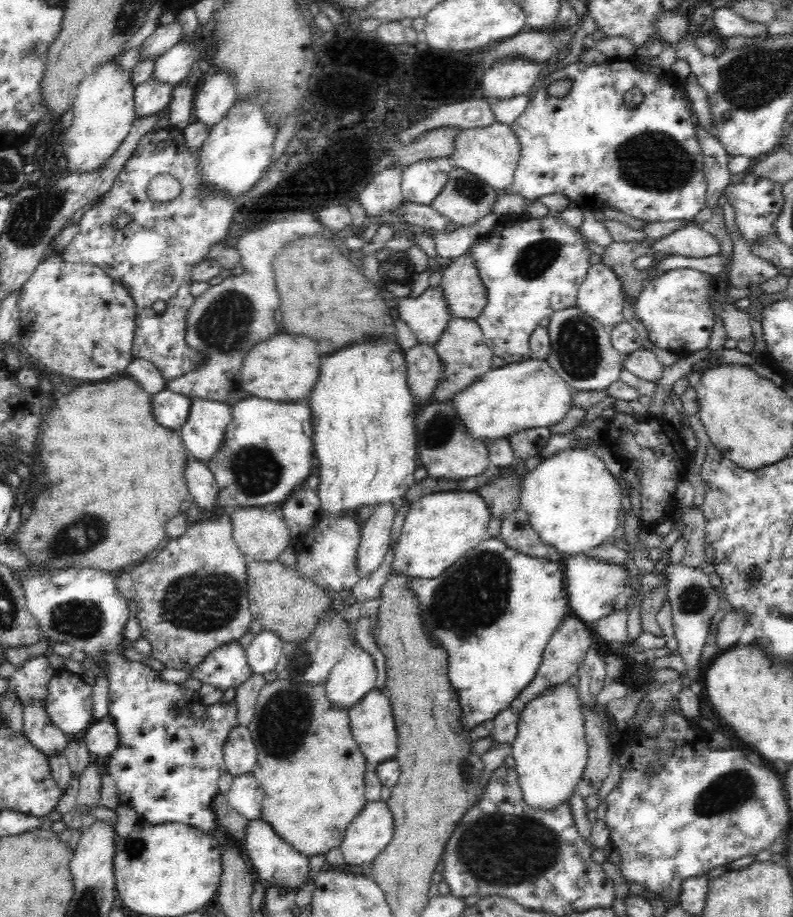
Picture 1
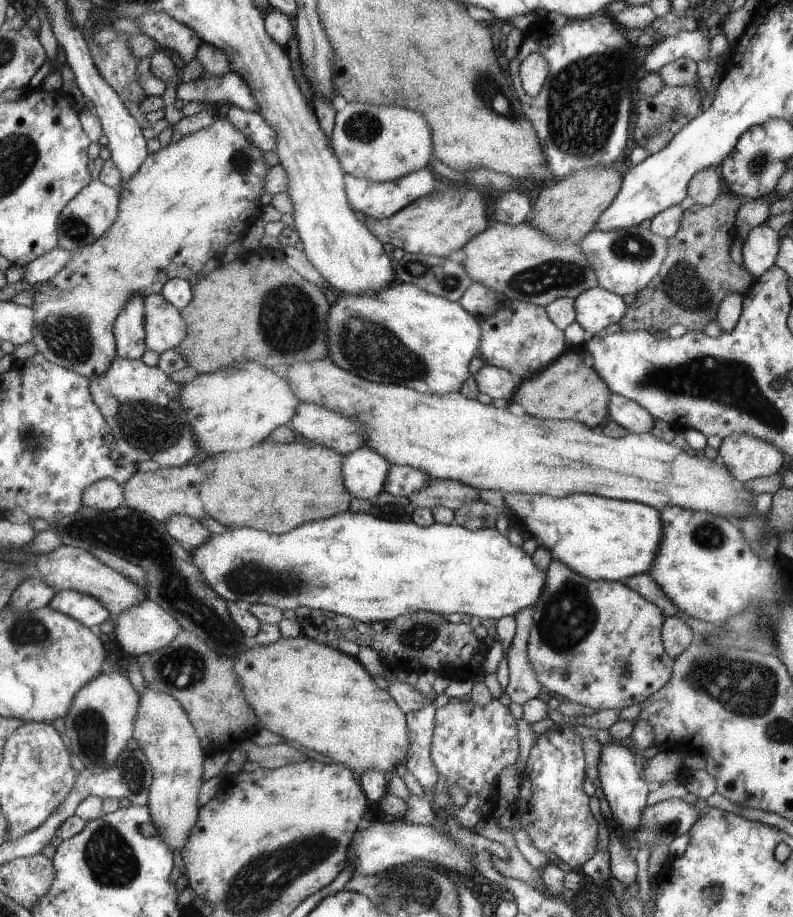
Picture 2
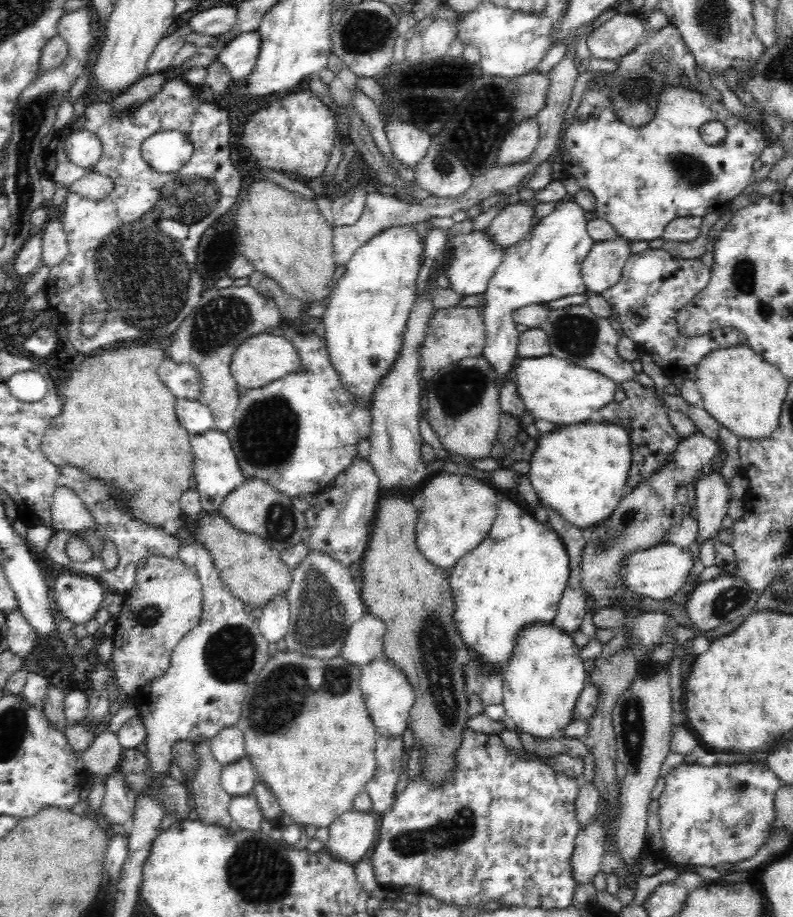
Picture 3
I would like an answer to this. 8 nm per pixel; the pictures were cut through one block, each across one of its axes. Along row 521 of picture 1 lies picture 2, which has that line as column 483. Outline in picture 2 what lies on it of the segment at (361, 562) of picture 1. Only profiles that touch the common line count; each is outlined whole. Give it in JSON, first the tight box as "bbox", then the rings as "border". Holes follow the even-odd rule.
{"bbox":[472,364,519,402],"border":[[[485,364],[472,375],[478,392],[487,395],[490,399],[511,402],[517,389],[519,380],[514,378],[507,370]]]}

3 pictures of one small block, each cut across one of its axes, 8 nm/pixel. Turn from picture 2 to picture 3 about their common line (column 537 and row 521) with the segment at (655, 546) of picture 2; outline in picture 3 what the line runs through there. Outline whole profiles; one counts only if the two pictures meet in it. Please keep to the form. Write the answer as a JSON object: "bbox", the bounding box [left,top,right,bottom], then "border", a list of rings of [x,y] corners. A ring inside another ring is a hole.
{"bbox":[448,499,570,670],"border":[[[502,499],[489,536],[474,552],[460,558],[455,565],[448,582],[456,594],[456,612],[453,614],[456,630],[464,644],[474,649],[485,664],[504,670],[520,628],[530,623],[552,623],[556,616],[560,598],[569,585],[570,560],[565,543],[542,517],[522,507],[514,499]]]}

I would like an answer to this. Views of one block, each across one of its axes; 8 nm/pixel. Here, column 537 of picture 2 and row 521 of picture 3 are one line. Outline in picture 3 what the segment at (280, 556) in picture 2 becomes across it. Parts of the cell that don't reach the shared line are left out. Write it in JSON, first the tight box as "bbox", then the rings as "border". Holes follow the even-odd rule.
{"bbox":[524,420,632,531],"border":[[[588,420],[585,423],[562,425],[560,428],[557,426],[551,432],[540,434],[537,448],[524,469],[538,498],[559,511],[569,523],[586,531],[594,528],[594,524],[602,522],[626,493],[625,486],[632,460],[630,433],[626,427],[618,423],[608,423],[608,421]]]}

